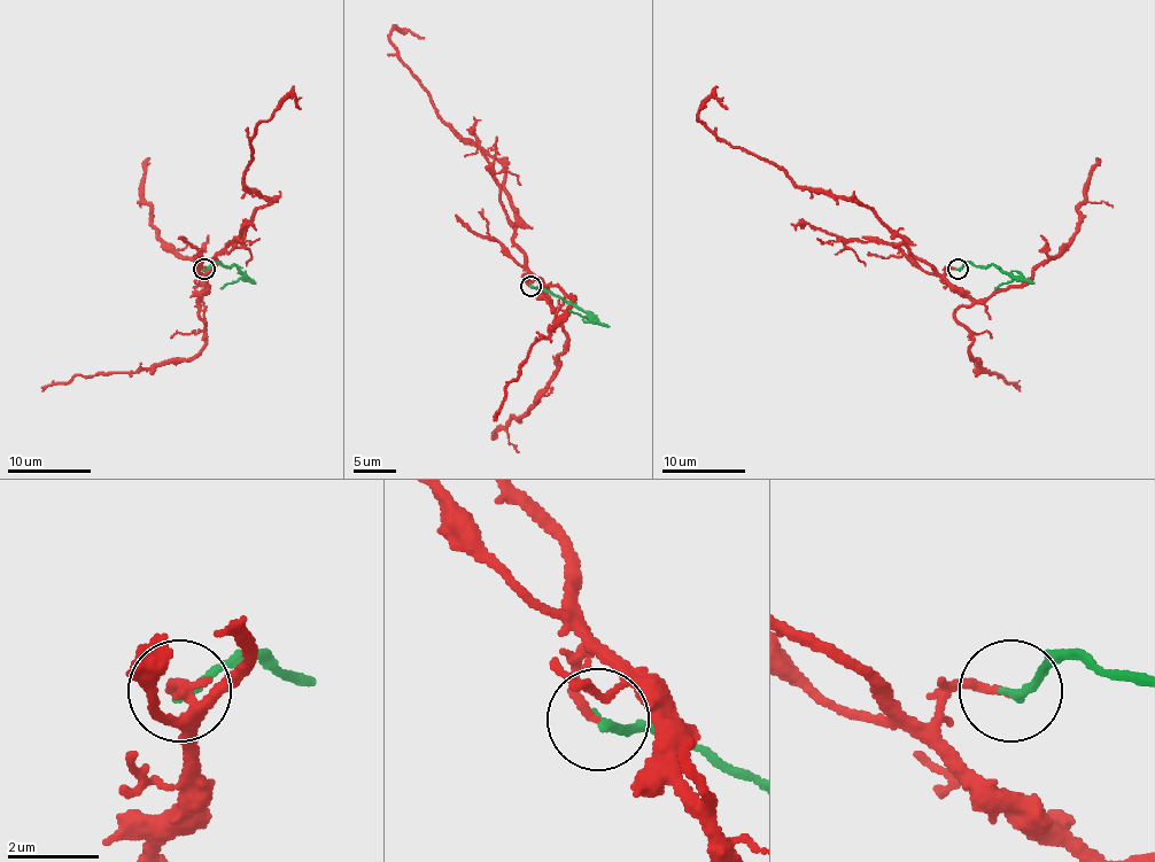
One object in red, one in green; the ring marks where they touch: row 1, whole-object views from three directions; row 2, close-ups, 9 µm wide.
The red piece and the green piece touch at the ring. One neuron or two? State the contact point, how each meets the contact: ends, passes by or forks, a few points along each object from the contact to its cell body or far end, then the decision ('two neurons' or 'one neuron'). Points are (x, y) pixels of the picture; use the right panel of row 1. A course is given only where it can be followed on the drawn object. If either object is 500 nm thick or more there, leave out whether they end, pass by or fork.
at (958, 269); red ends there; green ends there; red runs (958, 269), (937, 273), (912, 256), (867, 207), (809, 192), (697, 118), (711, 98), (727, 108); green runs (958, 269), (970, 263), (984, 268), (993, 265), (1014, 278), (994, 288); one neuron

